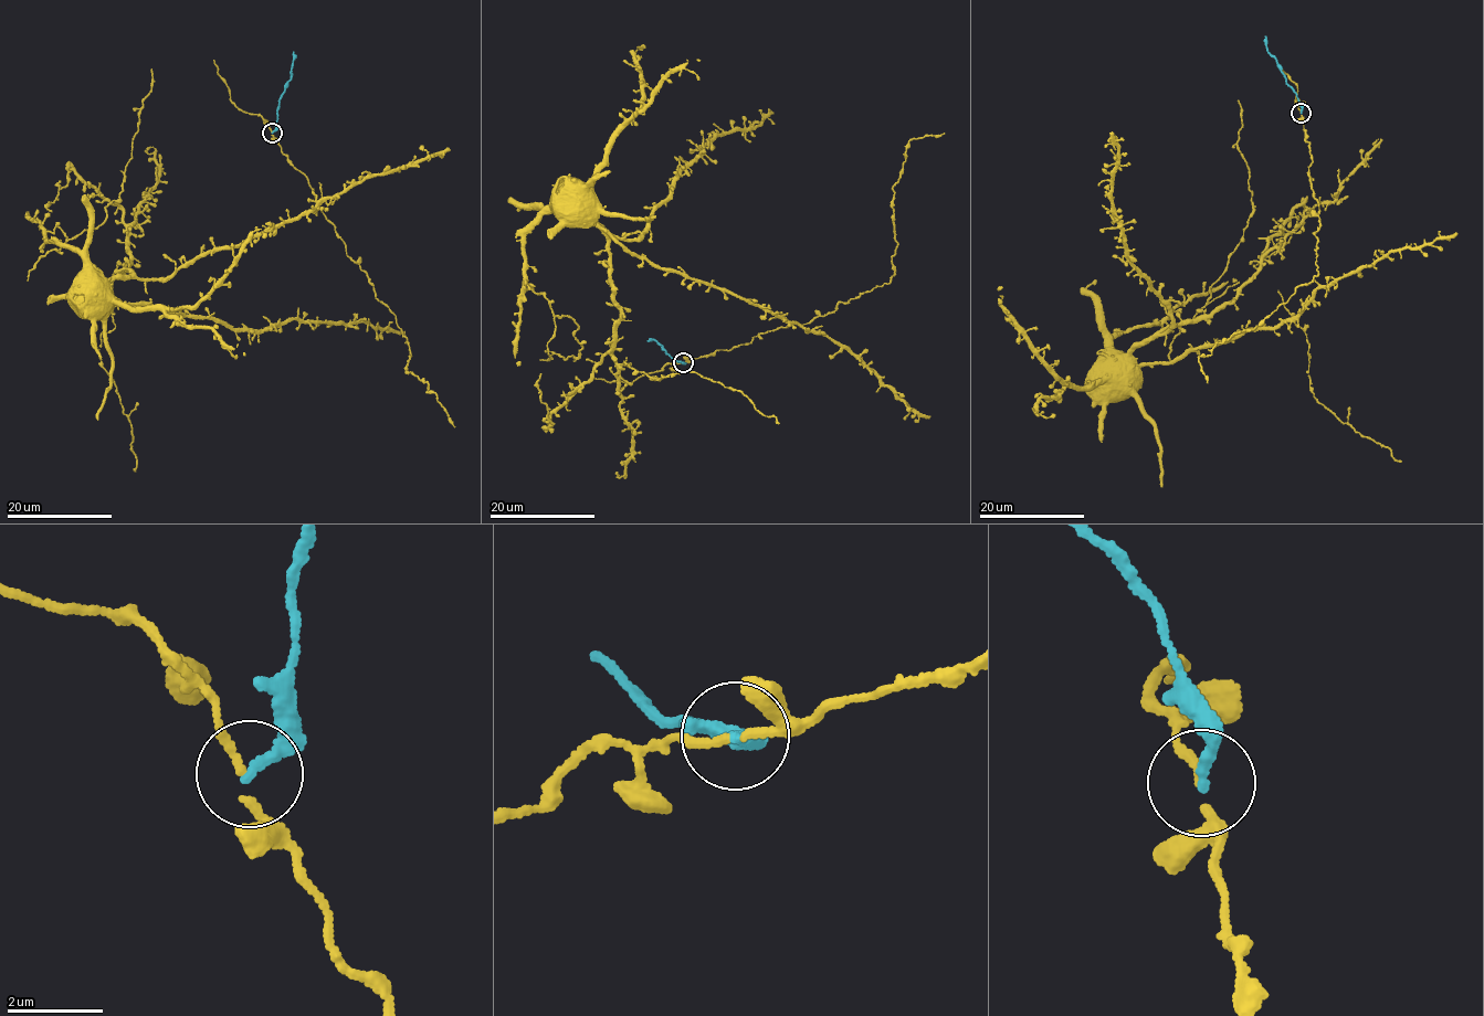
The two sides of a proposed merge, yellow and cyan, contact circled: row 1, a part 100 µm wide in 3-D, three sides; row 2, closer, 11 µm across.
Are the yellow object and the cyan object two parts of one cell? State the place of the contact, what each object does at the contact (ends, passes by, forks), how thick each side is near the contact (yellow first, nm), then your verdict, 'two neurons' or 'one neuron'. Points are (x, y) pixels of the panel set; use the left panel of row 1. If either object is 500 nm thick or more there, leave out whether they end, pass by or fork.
at (272, 133); yellow passes by; cyan ends there; 150 nm thick on the yellow side, 220 nm on the other; two neurons

